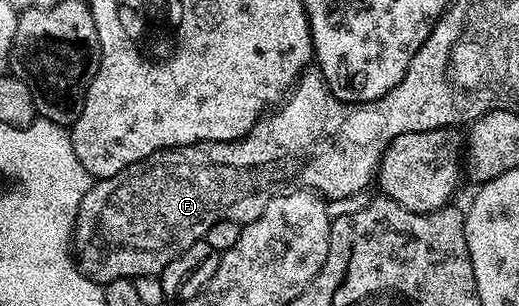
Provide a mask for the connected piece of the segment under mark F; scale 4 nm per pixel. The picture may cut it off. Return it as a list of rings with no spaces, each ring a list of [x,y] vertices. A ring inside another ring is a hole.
[[[426,40],[424,46],[415,54],[415,58],[401,82],[396,84],[383,98],[372,100],[366,104],[347,104],[339,98],[335,98],[335,94],[331,94],[331,90],[320,71],[306,70],[301,73],[301,79],[297,81],[284,103],[258,120],[256,126],[250,130],[249,135],[244,140],[204,140],[198,144],[188,144],[182,148],[166,148],[156,152],[154,156],[148,156],[131,166],[127,166],[127,170],[123,170],[111,178],[97,180],[90,187],[89,193],[83,198],[77,215],[73,247],[78,268],[84,276],[89,276],[102,286],[110,284],[113,280],[133,280],[138,276],[157,276],[175,257],[186,252],[191,245],[204,240],[207,230],[211,230],[211,226],[215,226],[217,220],[233,220],[242,226],[250,224],[255,218],[259,218],[259,214],[263,214],[269,199],[272,196],[280,196],[283,190],[308,188],[324,196],[326,201],[354,196],[359,191],[358,185],[341,184],[341,168],[345,172],[366,172],[369,178],[376,177],[377,169],[381,167],[381,159],[391,146],[391,142],[395,142],[395,138],[399,138],[399,134],[461,126],[464,125],[464,120],[472,122],[487,115],[486,108],[477,108],[477,104],[473,104],[473,92],[469,92],[469,84],[465,84],[465,76],[457,76],[457,80],[449,80],[449,60],[457,60],[457,56],[453,56],[453,44],[432,44],[432,42]]]

